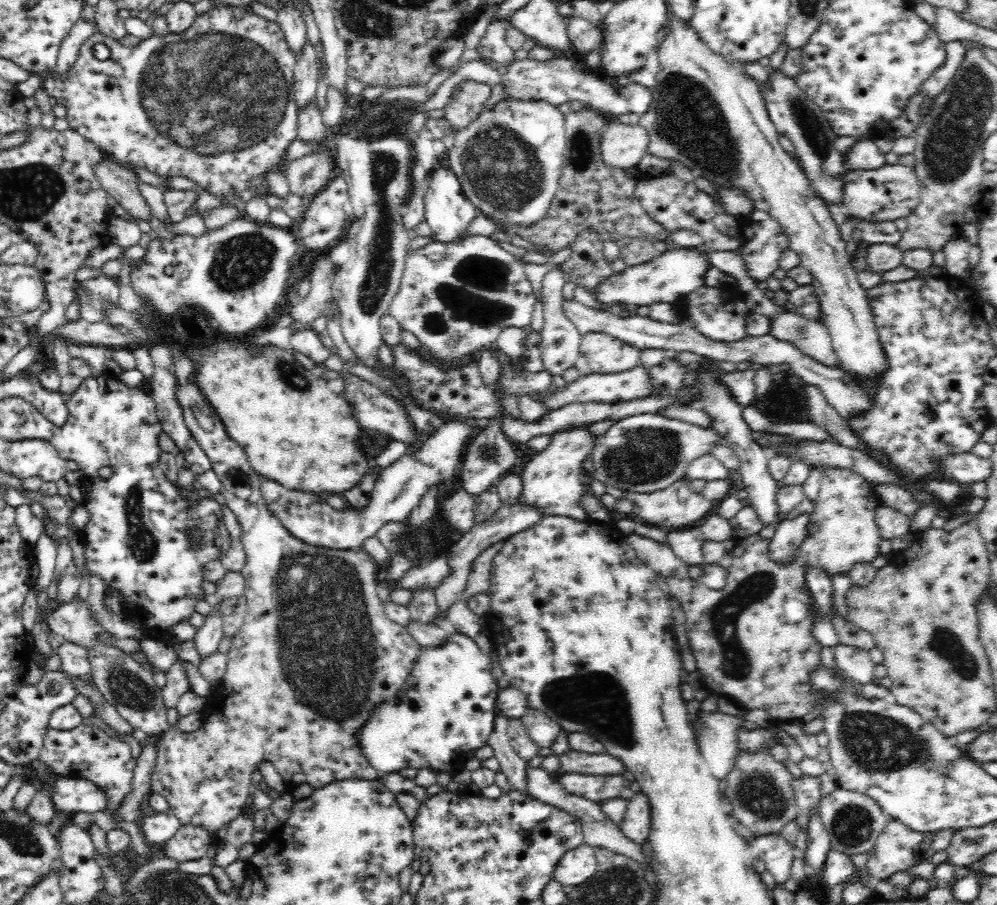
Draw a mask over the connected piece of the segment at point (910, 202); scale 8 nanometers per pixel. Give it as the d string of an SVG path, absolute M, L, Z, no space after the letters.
M888 164L876 170L849 170L844 177L842 202L850 216L862 220L894 221L914 212L920 202L920 183L914 169L902 164Z

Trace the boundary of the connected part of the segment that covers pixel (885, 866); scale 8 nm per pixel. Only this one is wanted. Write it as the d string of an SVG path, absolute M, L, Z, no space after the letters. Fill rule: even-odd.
M890 819L882 834L876 839L874 848L868 852L866 869L870 879L888 880L892 874L904 872L922 860L930 860L934 853L944 850L951 841L952 829L942 829L940 833L921 833L910 830L902 822Z

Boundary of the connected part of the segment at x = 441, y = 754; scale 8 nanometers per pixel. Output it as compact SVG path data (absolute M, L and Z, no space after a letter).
M450 634L450 638L436 648L422 647L414 668L394 698L380 702L366 726L357 736L368 763L381 774L399 772L405 768L438 768L450 771L452 762L460 758L458 752L478 750L488 746L488 738L494 732L496 699L499 686L491 675L491 659L482 652L476 642L465 634Z

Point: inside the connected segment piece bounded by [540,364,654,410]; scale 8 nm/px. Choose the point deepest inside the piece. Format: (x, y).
(634, 384)

